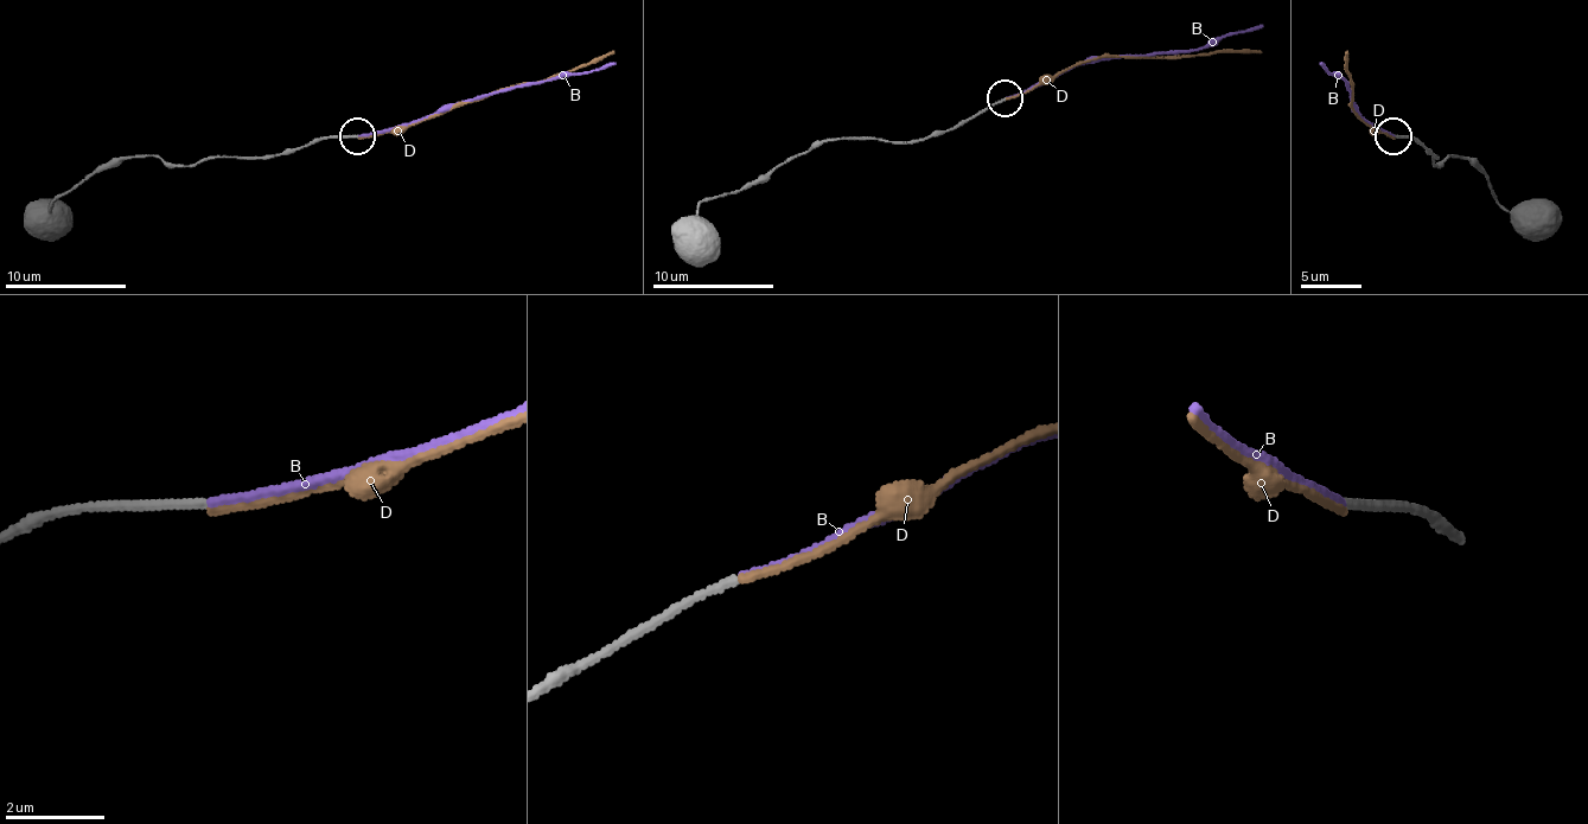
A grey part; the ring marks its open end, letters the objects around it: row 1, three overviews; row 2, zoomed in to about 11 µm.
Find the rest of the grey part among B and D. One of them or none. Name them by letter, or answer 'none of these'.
B

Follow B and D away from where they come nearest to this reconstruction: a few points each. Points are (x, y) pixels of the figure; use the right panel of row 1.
B: (1394, 136), (1354, 109), (1347, 84), (1320, 63)
D: (1394, 136), (1378, 133), (1351, 109), (1345, 51)

